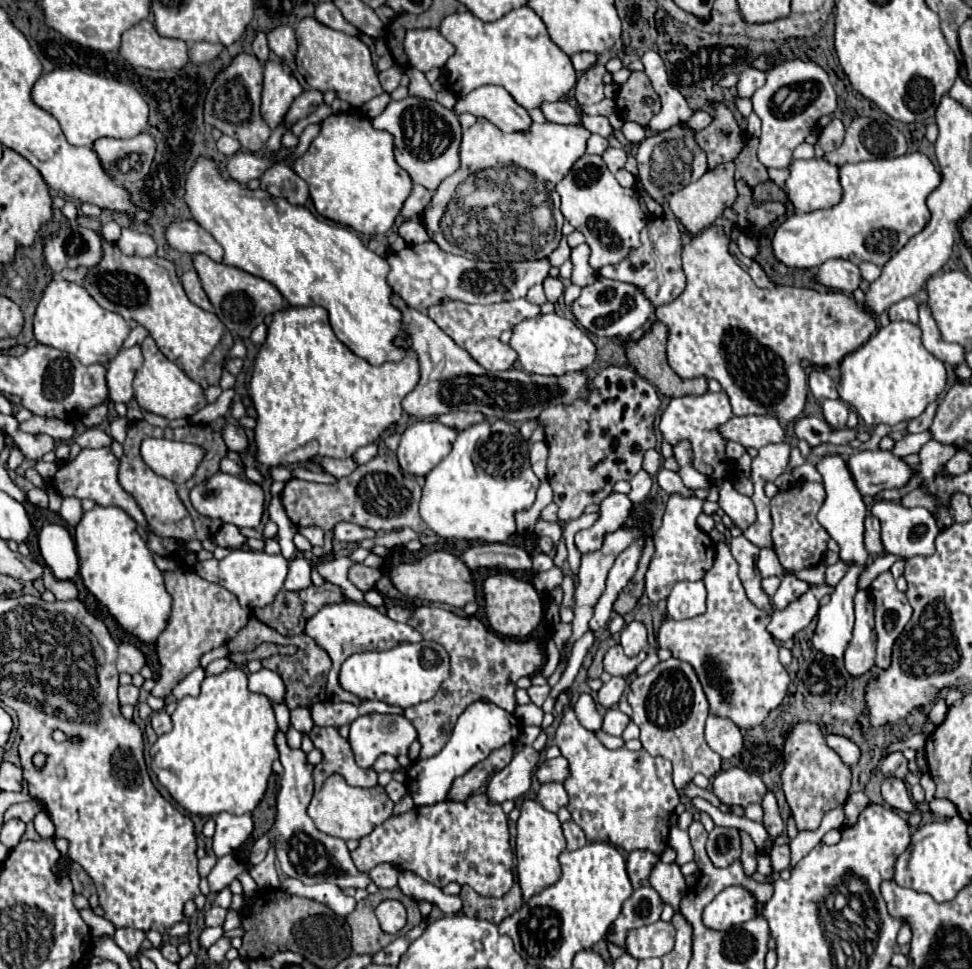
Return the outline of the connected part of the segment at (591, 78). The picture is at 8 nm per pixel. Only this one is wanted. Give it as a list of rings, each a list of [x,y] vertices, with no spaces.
[[[595,65],[589,71],[581,73],[577,79],[577,89],[575,89],[575,99],[581,105],[593,105],[599,103],[603,99],[603,75],[605,75],[605,67],[603,65]]]

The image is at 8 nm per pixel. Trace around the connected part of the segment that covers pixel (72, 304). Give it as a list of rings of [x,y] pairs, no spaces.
[[[55,277],[47,285],[37,305],[33,331],[39,343],[61,351],[69,351],[77,355],[77,359],[83,365],[93,365],[93,363],[107,365],[119,353],[123,341],[127,339],[129,325],[121,315],[103,309],[81,285]]]

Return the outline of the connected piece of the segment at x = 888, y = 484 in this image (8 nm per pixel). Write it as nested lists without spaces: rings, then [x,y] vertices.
[[[857,451],[847,463],[863,497],[873,497],[883,489],[901,489],[915,477],[913,469],[891,451]]]

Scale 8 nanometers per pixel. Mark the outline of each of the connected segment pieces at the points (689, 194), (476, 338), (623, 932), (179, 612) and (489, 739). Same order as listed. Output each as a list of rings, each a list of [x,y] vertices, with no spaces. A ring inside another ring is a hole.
[[[723,163],[711,171],[707,171],[699,181],[689,183],[687,187],[683,187],[681,191],[671,195],[671,209],[675,213],[675,217],[687,227],[687,231],[691,231],[693,235],[701,233],[703,229],[707,229],[709,225],[713,225],[713,221],[717,217],[721,217],[721,213],[733,205],[733,201],[737,199],[737,191],[735,191],[735,181],[733,181],[733,173],[735,173],[735,165],[733,163]]]
[[[513,299],[501,301],[493,305],[467,305],[463,301],[447,301],[435,307],[429,307],[429,317],[459,345],[463,347],[479,365],[489,371],[505,371],[511,369],[517,361],[517,353],[499,341],[499,335],[505,329],[513,329],[527,317],[537,317],[541,313],[539,305],[529,303],[527,299]]]
[[[639,887],[625,903],[619,917],[613,921],[613,933],[605,935],[605,941],[611,941],[625,949],[625,939],[631,929],[659,921],[663,911],[663,901],[655,889]]]
[[[175,569],[175,571],[165,571],[163,575],[165,575],[165,587],[167,587],[169,595],[173,597],[173,611],[171,611],[167,629],[161,633],[161,637],[157,641],[161,675],[159,675],[151,695],[161,697],[161,699],[171,695],[173,687],[179,681],[183,681],[199,665],[201,655],[205,655],[211,649],[217,649],[217,647],[225,645],[229,639],[233,639],[233,635],[237,635],[237,631],[241,627],[245,627],[251,617],[251,611],[241,607],[237,597],[231,591],[227,591],[221,585],[201,579],[193,571]]]
[[[483,701],[469,705],[465,713],[459,717],[449,743],[437,755],[429,759],[419,759],[409,767],[407,787],[415,805],[423,807],[423,805],[435,805],[439,801],[445,801],[455,777],[465,775],[473,765],[483,761],[493,749],[517,741],[519,735],[521,735],[521,725],[511,713],[503,711],[493,703],[483,703]]]

